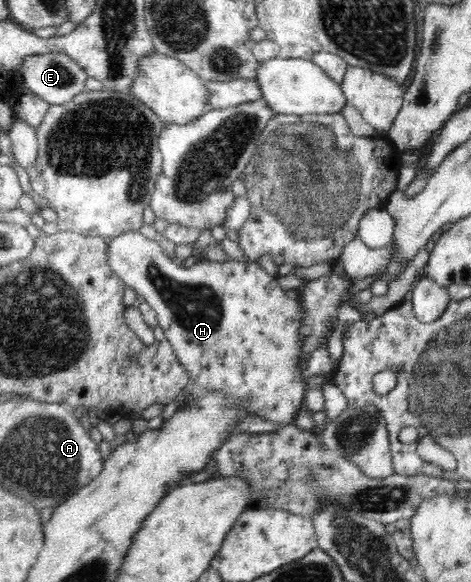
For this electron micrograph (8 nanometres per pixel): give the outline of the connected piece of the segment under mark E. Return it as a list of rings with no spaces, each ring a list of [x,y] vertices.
[[[66,54],[26,56],[19,72],[22,86],[50,105],[64,104],[86,90],[86,72]]]

